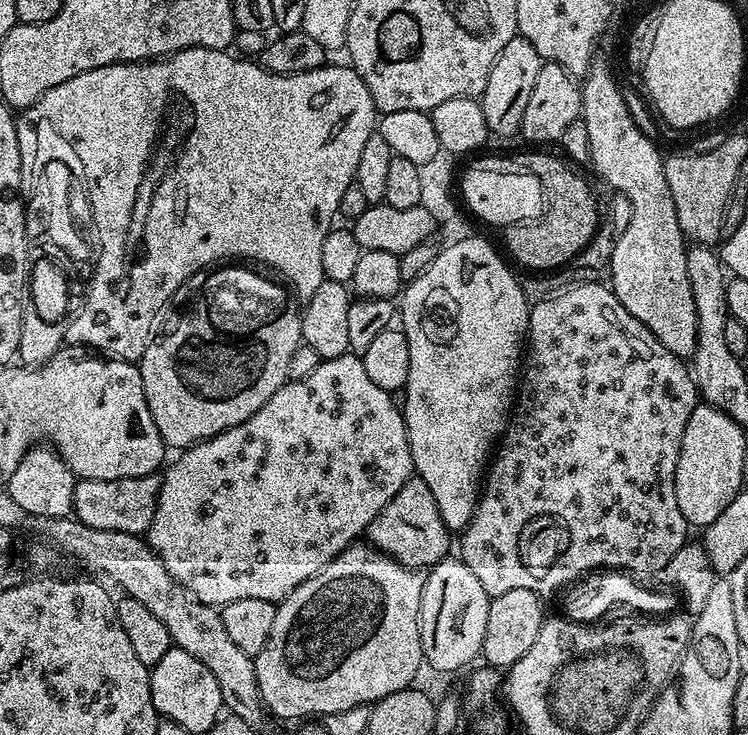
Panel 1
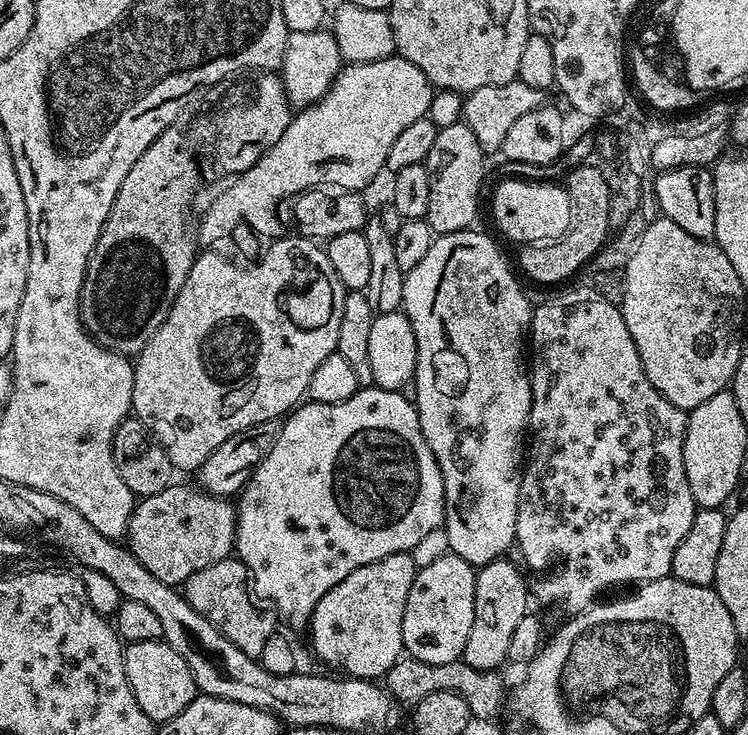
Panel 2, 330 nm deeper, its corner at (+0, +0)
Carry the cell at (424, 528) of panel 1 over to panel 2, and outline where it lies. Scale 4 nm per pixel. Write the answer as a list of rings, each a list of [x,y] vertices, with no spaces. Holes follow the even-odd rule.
[[[399,552],[398,554],[390,554],[378,562],[370,562],[366,566],[358,566],[358,570],[354,570],[354,574],[346,574],[346,578],[342,578],[342,582],[338,582],[338,586],[334,586],[334,590],[330,590],[325,594],[318,602],[318,606],[314,606],[312,623],[306,629],[306,636],[312,639],[313,654],[322,663],[329,664],[332,667],[329,669],[335,670],[337,673],[343,674],[348,678],[379,681],[381,678],[387,677],[388,672],[395,666],[397,660],[401,659],[402,653],[404,652],[404,643],[402,642],[402,614],[406,610],[406,598],[410,594],[410,586],[414,582],[418,571],[418,563],[416,564],[414,557],[415,555],[412,552]]]

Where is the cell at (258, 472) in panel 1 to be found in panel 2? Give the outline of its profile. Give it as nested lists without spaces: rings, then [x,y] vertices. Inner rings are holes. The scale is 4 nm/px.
[[[371,387],[358,389],[346,402],[337,404],[314,404],[304,402],[295,410],[288,413],[286,419],[280,425],[280,433],[270,446],[270,454],[262,458],[260,465],[252,471],[252,477],[244,486],[243,492],[238,496],[238,507],[236,510],[236,543],[234,545],[235,555],[248,567],[251,587],[255,595],[264,600],[269,600],[276,609],[275,615],[279,617],[288,628],[303,633],[308,625],[312,623],[314,606],[346,574],[354,574],[358,566],[366,566],[370,562],[378,562],[390,554],[399,552],[412,552],[427,538],[431,532],[439,533],[444,522],[444,483],[438,462],[422,434],[420,419],[416,413],[415,403],[404,397],[403,391],[391,392],[385,388]]]

